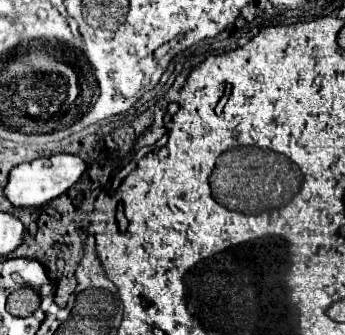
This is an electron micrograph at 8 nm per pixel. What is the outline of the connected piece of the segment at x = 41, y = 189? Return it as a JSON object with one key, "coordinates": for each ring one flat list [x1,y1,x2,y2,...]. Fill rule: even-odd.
{"coordinates":[[52,154,52,156,36,158,32,162,24,162,24,164,18,164,12,168,4,194,16,208,42,206,42,204,50,202,52,198,64,194,68,188,72,188,80,180,84,170,86,170,86,162,74,154]]}

